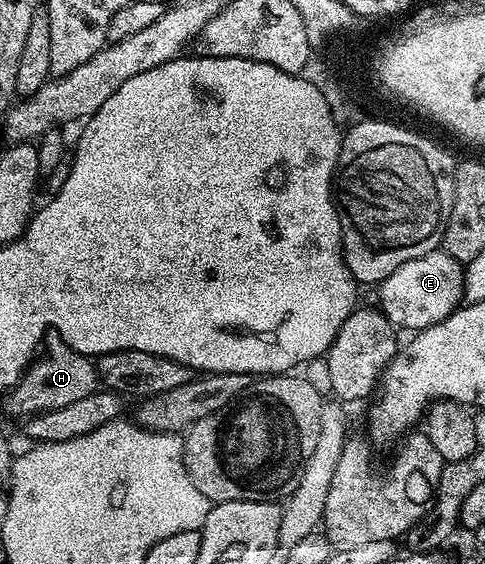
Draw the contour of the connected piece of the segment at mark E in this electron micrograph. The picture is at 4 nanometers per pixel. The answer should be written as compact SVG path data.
M437 249L422 257L414 257L414 261L406 261L406 265L398 265L390 277L379 284L379 310L391 321L393 327L415 333L435 323L441 323L447 315L451 315L457 307L465 302L464 277L465 264L459 263L448 251Z

